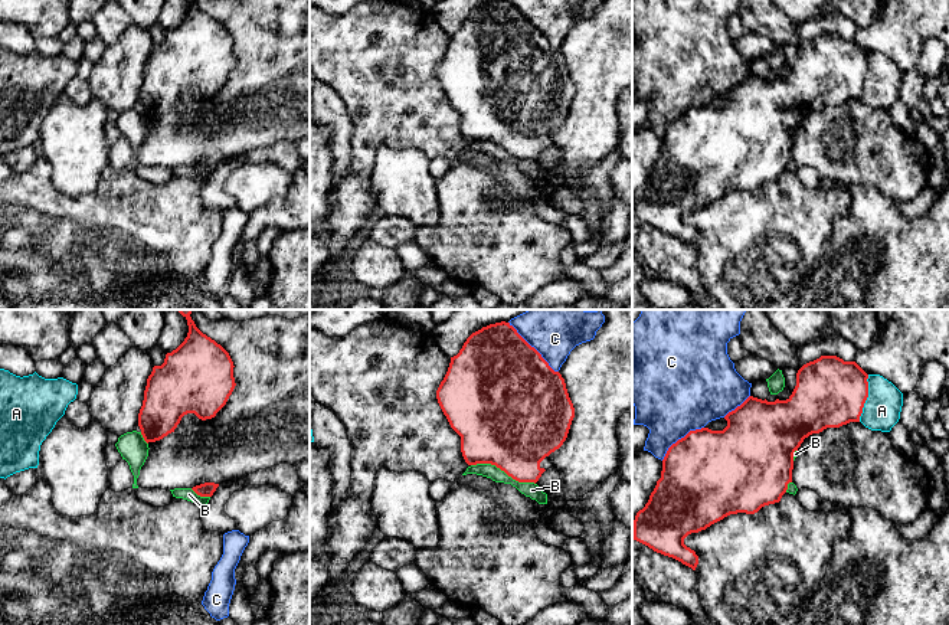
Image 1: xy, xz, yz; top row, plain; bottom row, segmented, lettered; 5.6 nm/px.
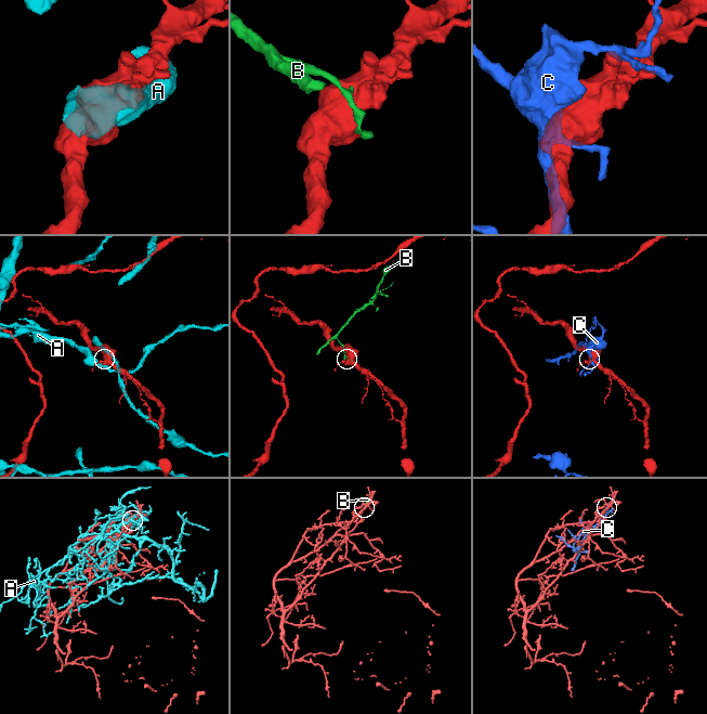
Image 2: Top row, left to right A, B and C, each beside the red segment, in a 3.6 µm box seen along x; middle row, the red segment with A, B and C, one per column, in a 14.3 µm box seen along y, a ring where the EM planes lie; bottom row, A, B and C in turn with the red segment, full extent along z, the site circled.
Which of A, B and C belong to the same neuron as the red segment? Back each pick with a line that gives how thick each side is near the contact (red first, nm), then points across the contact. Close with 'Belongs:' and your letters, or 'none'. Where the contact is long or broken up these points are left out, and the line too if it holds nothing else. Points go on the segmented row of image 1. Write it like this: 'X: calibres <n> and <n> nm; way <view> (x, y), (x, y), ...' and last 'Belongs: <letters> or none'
Belongs: none

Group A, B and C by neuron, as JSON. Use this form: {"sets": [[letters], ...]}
{"sets": [["A"], ["B"], ["C"]]}

